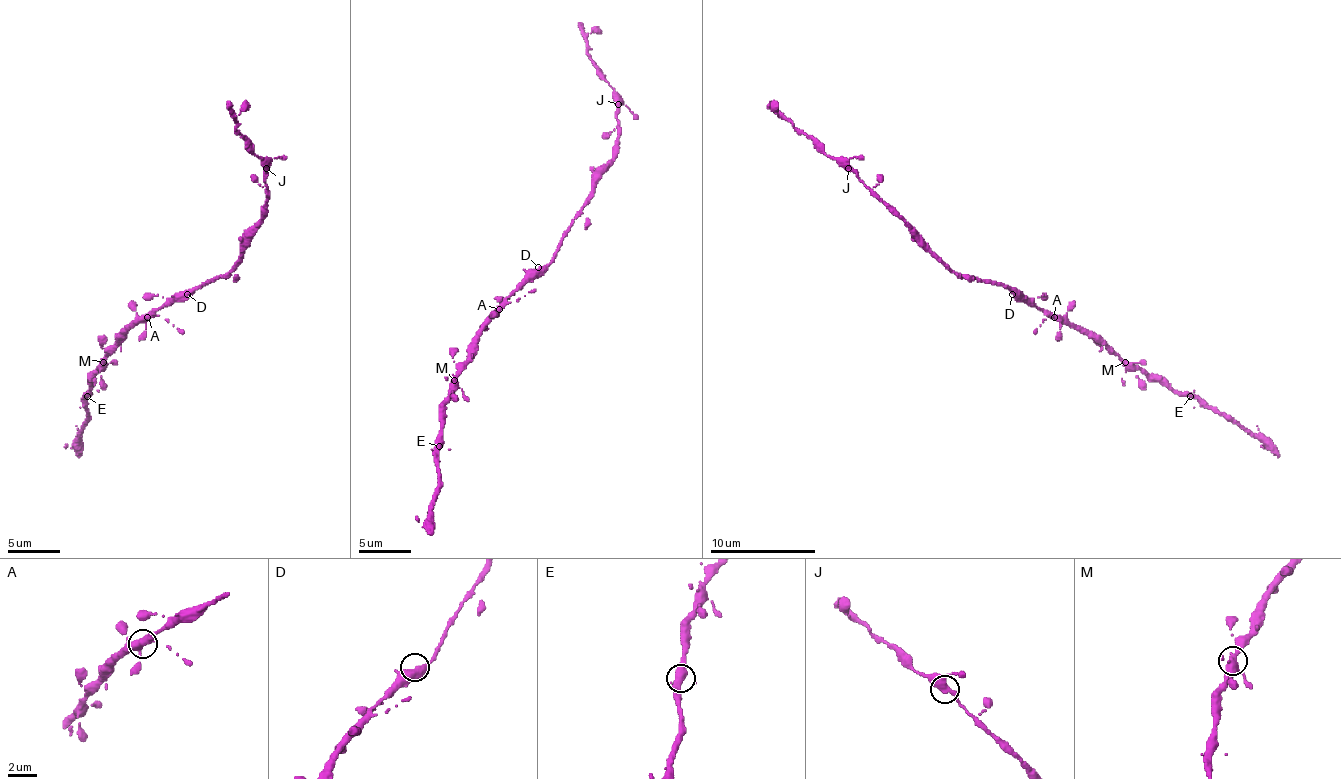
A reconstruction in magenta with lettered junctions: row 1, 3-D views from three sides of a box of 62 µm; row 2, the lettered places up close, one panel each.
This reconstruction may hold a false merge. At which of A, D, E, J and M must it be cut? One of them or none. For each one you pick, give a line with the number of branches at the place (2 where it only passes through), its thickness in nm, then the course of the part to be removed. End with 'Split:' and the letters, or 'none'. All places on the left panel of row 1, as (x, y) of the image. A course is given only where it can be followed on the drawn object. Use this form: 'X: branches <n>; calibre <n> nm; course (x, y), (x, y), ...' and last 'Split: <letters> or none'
Split: none

